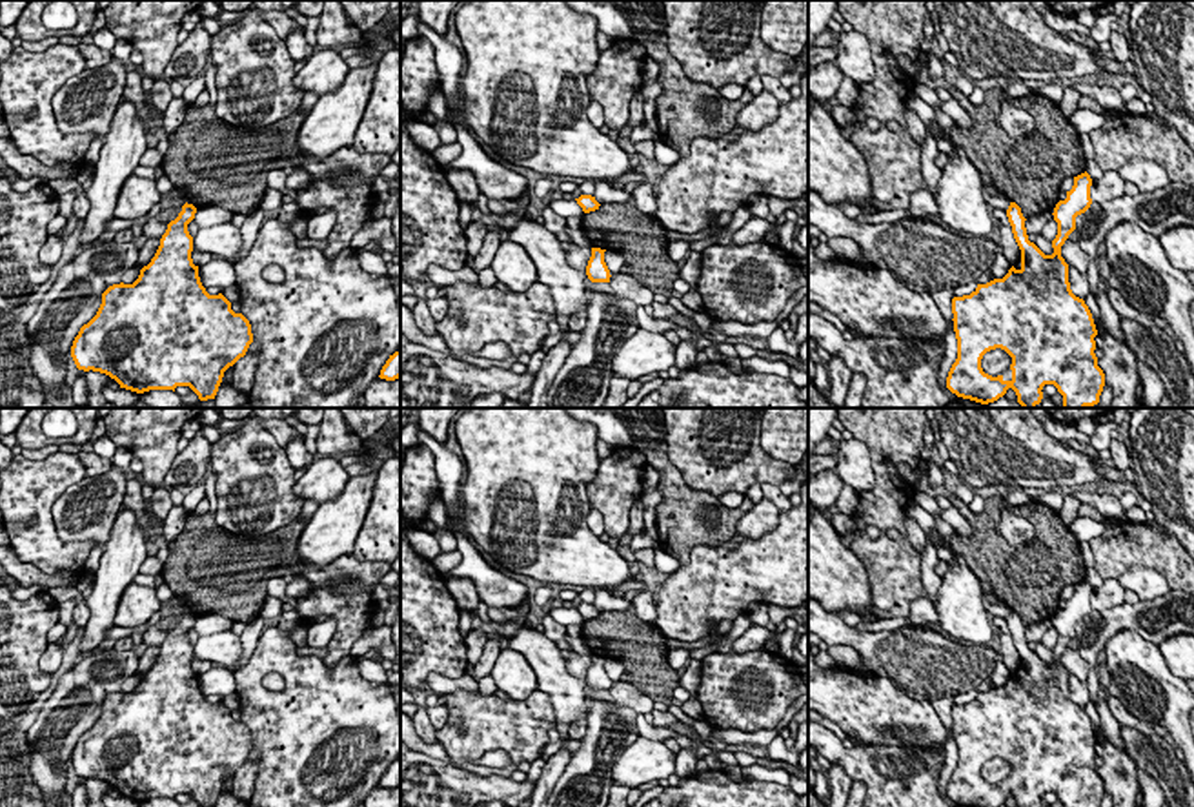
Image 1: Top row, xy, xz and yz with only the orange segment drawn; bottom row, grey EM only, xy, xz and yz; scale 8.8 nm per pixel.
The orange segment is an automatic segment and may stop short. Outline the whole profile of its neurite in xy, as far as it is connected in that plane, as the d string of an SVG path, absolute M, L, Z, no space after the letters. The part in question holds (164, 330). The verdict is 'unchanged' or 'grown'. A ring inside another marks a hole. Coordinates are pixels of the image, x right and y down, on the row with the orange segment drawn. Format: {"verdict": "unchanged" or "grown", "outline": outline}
{"verdict": "unchanged", "outline": "M186 202L138 279L133 284L113 284L102 293L96 315L80 328L71 346L78 370L106 373L120 388L137 393L189 386L200 401L215 399L224 372L246 355L253 333L249 321L235 313L222 293L209 295L200 282L187 231L195 213L197 208Z"}

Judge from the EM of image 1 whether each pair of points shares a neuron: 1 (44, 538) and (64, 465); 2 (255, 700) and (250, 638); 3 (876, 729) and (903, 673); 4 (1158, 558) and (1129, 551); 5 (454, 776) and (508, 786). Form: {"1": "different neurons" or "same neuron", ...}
{"1": "same neuron", "2": "different neurons", "3": "different neurons", "4": "same neuron", "5": "same neuron"}

